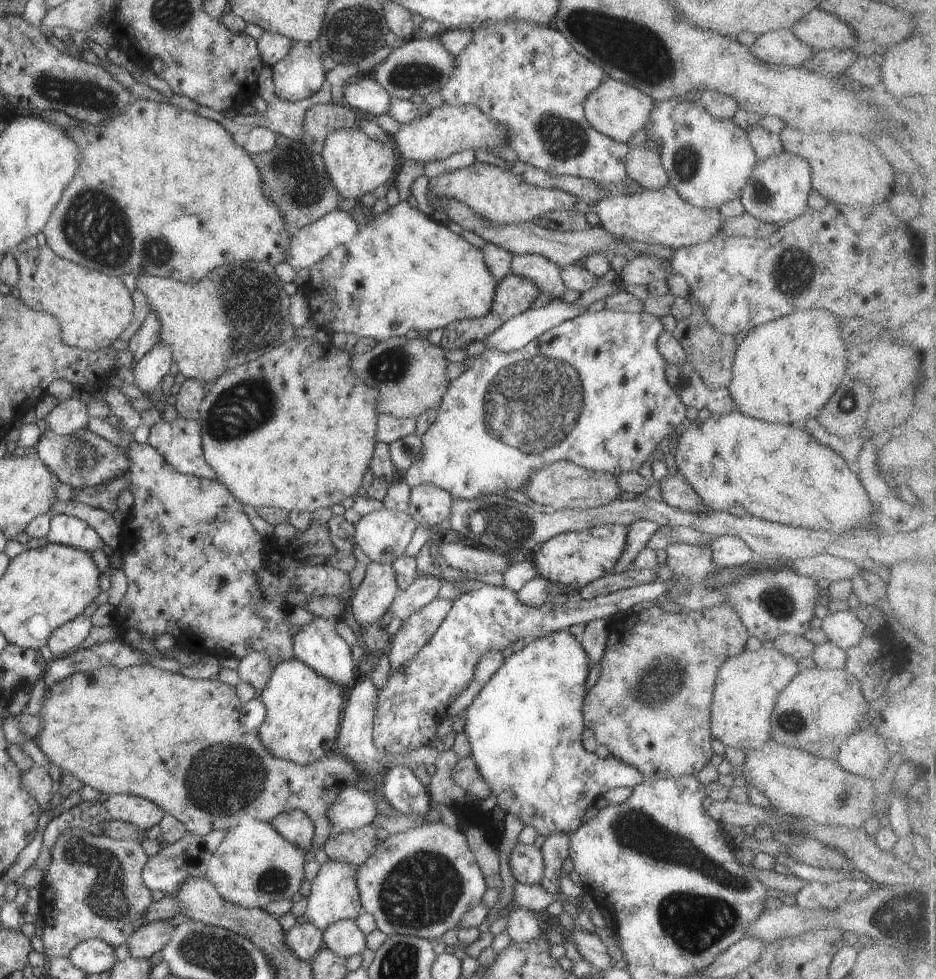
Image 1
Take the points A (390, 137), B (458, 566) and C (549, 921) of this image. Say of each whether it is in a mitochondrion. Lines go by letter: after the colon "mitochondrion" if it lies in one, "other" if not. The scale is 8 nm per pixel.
A: other
B: other
C: other

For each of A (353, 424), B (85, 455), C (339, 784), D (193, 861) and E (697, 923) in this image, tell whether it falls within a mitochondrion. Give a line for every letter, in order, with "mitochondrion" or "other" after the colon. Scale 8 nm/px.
A: other
B: mitochondrion
C: other
D: other
E: mitochondrion

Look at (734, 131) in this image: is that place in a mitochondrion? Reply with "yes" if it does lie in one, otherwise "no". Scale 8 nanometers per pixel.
no

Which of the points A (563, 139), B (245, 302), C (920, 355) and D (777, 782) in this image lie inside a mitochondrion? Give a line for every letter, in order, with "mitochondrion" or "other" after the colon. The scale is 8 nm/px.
A: mitochondrion
B: mitochondrion
C: other
D: other

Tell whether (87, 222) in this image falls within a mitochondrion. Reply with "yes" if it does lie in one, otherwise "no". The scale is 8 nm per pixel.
yes

